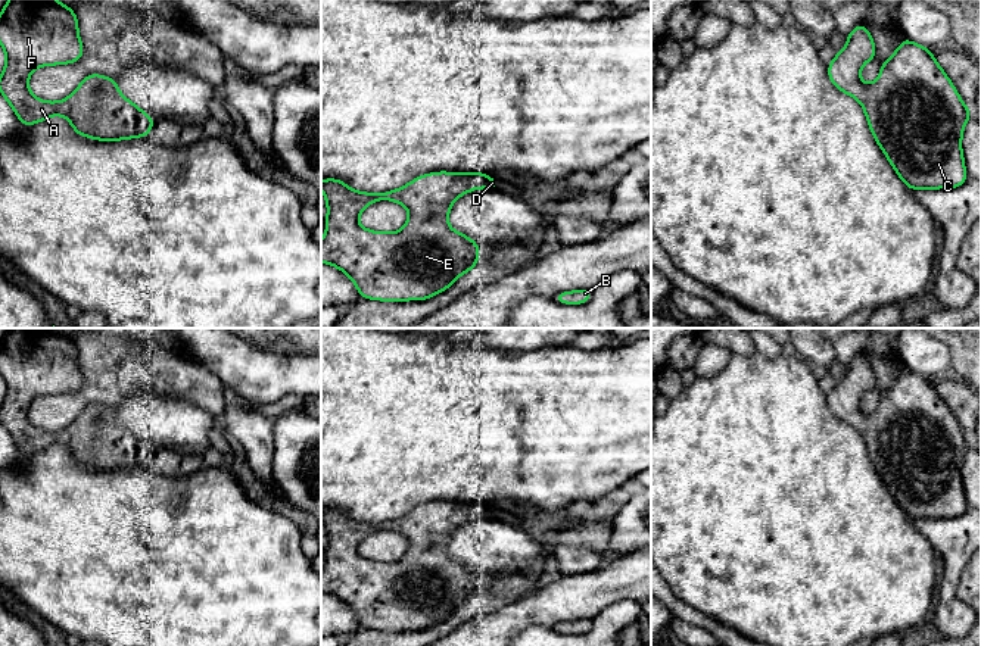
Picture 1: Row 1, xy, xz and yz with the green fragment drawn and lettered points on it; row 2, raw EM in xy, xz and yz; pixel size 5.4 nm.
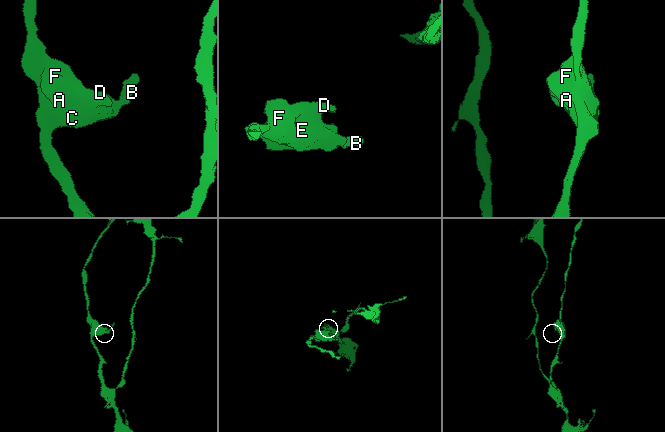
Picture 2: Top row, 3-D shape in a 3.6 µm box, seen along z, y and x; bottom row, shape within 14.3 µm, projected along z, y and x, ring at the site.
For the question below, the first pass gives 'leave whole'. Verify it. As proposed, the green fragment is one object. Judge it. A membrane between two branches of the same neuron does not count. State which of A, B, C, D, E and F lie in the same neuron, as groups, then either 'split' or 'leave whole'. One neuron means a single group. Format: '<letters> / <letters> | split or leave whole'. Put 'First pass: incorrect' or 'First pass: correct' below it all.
A B C D E F | leave whole
First pass: correct

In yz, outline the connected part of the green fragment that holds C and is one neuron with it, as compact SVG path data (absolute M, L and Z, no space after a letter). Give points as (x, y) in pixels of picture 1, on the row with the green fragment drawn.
M860 22L847 35L845 47L828 63L828 75L837 90L860 102L875 141L900 180L912 190L956 188L966 182L962 134L971 110L928 47L903 35L901 44L879 68L873 84L860 79L862 66L873 60L875 43Z

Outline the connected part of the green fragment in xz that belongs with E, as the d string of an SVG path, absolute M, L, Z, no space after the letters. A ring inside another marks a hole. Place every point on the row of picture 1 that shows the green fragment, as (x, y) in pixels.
M432 172L424 174L398 190L383 193L362 193L349 188L342 180L326 178L321 190L327 202L326 235L321 240L321 262L345 272L354 283L362 299L405 302L426 300L449 288L458 277L479 265L480 249L477 241L457 233L448 225L452 203L463 194L477 188L498 188L498 180L483 172ZM390 200L405 206L409 212L407 224L396 233L365 230L359 225L359 213L371 203Z

